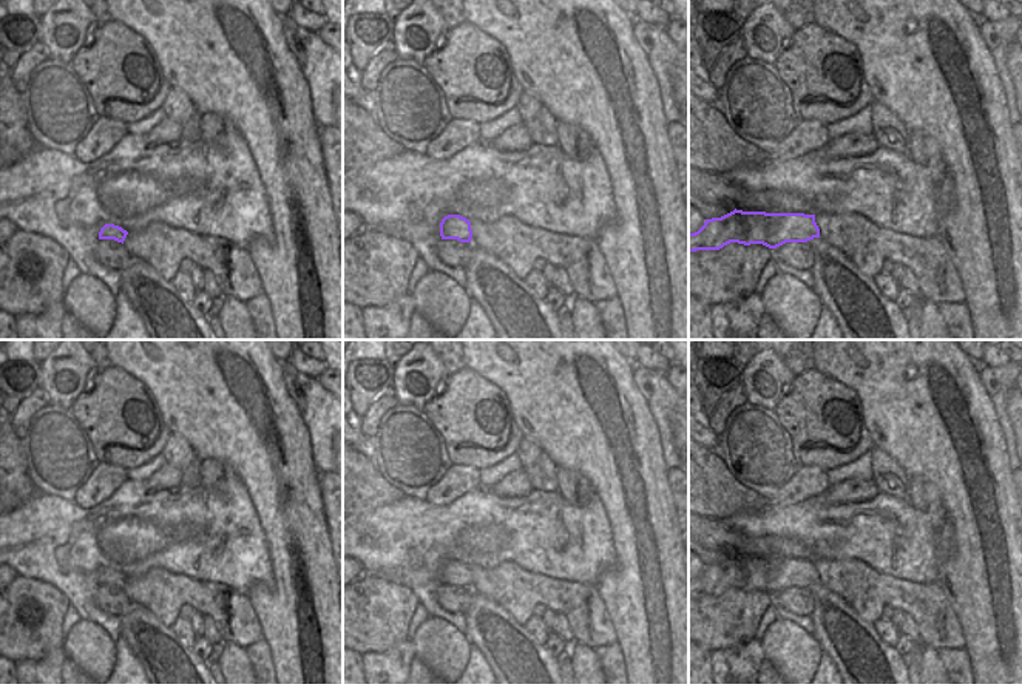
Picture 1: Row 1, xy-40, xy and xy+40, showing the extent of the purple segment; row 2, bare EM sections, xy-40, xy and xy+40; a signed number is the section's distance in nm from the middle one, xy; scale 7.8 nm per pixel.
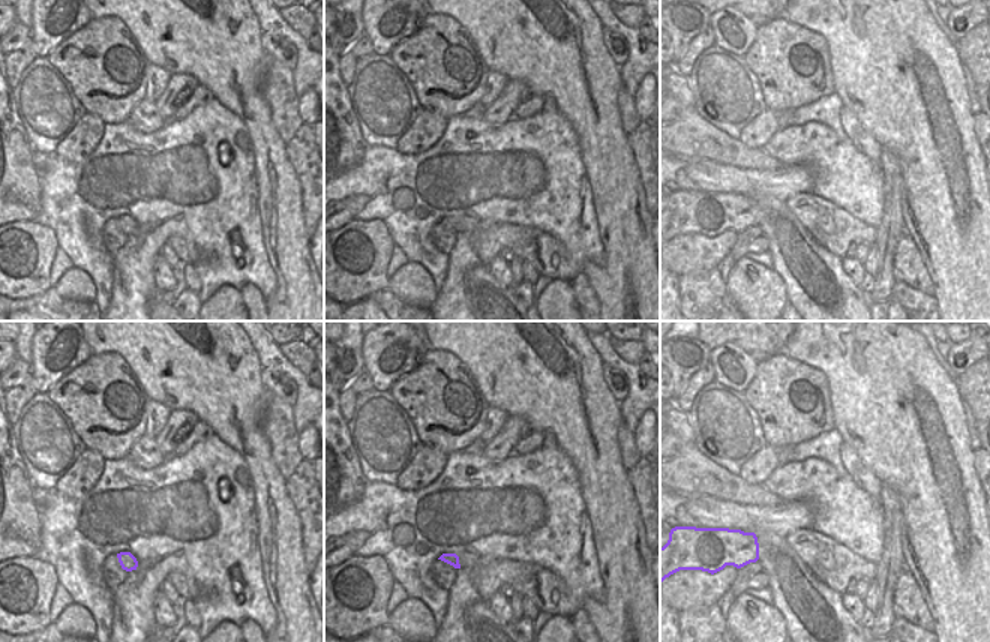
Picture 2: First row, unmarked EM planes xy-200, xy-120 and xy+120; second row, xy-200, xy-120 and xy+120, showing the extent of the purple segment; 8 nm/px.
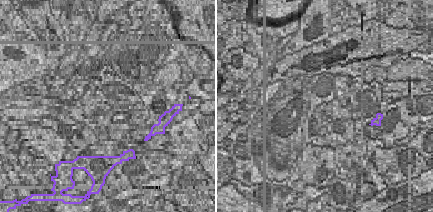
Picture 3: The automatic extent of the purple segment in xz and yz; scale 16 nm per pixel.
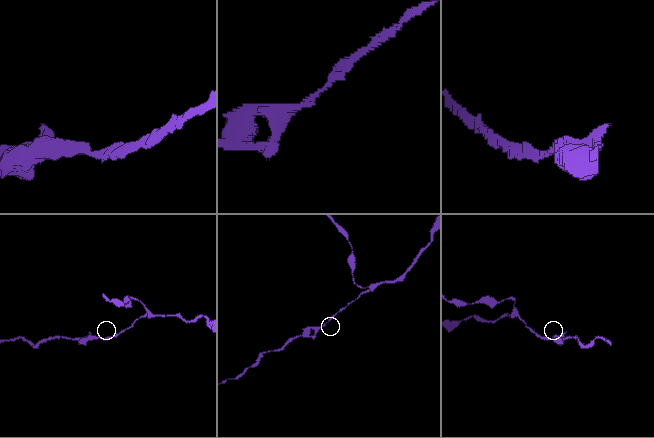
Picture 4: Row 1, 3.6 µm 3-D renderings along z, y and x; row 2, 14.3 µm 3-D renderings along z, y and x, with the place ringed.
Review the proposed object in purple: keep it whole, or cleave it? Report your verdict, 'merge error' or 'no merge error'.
no merge error

